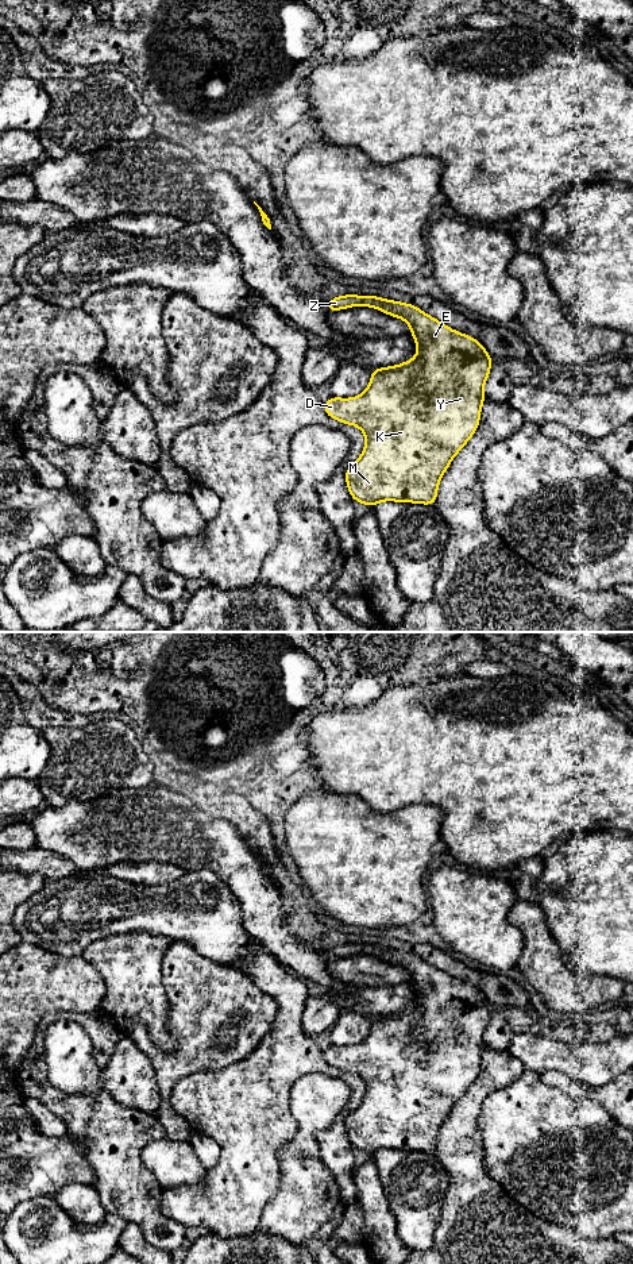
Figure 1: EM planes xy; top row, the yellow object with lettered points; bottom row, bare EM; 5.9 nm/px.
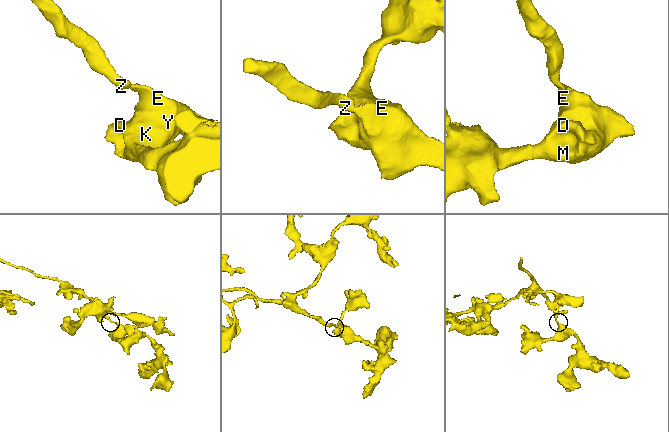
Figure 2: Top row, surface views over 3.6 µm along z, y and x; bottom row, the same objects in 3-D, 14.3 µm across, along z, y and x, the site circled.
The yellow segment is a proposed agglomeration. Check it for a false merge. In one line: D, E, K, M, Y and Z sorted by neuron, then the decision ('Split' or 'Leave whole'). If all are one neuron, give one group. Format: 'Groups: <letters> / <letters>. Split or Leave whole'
Groups: D E K M Y Z. Leave whole

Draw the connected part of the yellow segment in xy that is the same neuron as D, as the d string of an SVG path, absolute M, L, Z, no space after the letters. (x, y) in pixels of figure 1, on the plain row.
M347 943L329 948L325 956L331 960L358 953L375 956L386 963L404 967L417 991L417 1003L397 1014L374 1017L371 1029L360 1044L354 1047L333 1044L324 1051L324 1059L329 1065L356 1074L366 1084L362 1103L346 1118L348 1140L354 1149L371 1156L381 1149L435 1153L443 1122L479 1074L482 1052L486 1048L483 1034L490 1022L493 1006L476 987L453 979L412 952L378 944Z

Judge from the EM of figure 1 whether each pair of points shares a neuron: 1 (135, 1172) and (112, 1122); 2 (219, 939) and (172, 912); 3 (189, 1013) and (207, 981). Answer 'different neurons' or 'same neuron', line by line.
1: same neuron
2: same neuron
3: same neuron

